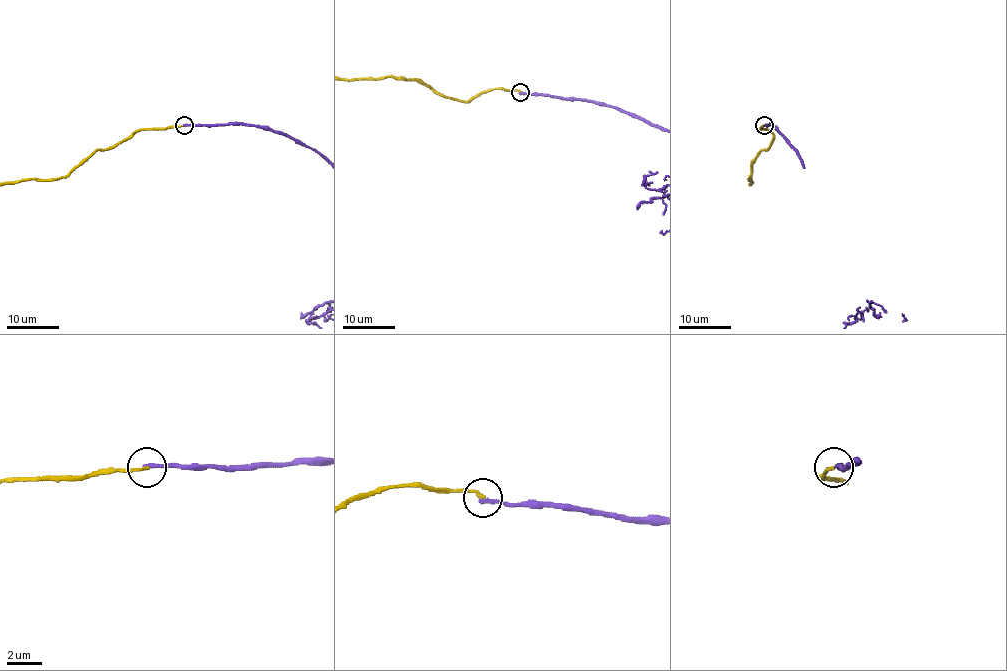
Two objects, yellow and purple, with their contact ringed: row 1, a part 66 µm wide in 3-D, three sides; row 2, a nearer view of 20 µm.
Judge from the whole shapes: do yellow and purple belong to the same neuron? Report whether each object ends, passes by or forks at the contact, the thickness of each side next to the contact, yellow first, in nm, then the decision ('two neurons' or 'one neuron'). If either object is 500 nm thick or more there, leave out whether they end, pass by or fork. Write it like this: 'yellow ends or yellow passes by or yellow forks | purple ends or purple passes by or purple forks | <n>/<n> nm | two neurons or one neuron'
yellow ends | purple ends | 160/240 nm | two neurons

